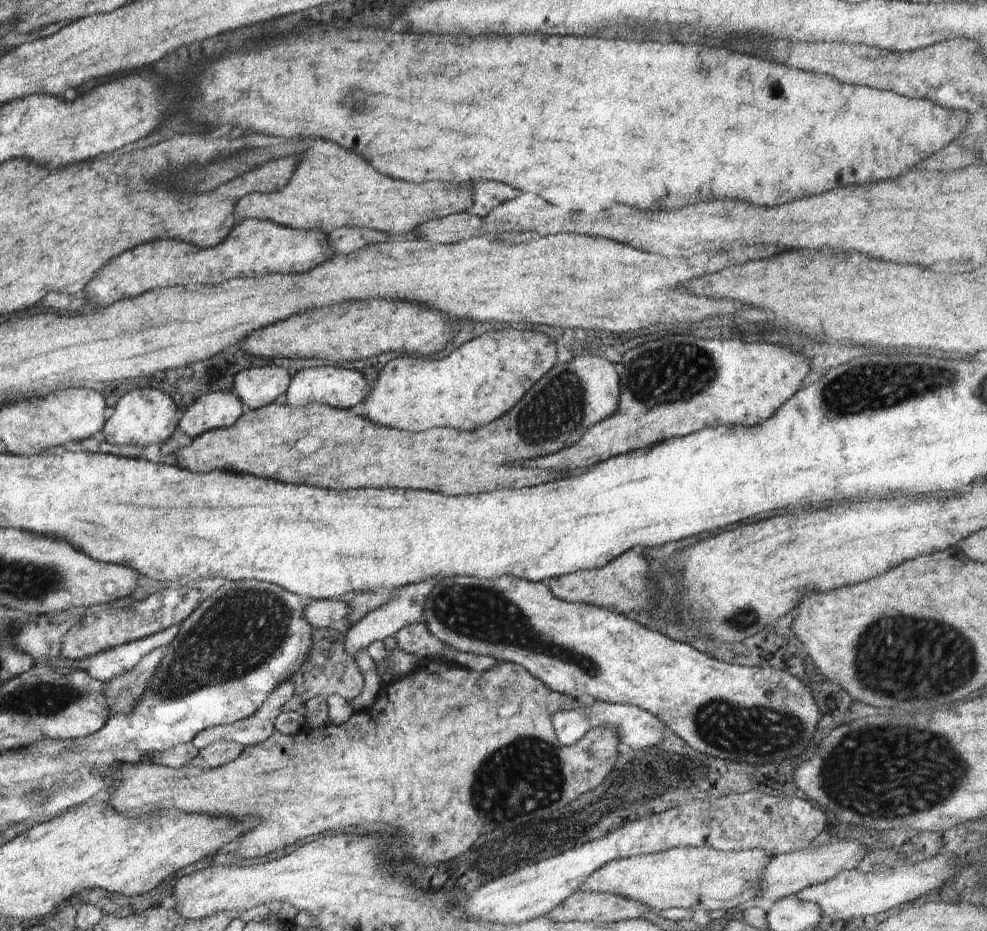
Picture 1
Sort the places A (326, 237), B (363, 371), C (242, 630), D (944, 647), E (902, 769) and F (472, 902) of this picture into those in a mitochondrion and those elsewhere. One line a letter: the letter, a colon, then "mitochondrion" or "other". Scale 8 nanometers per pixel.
A: other
B: other
C: mitochondrion
D: mitochondrion
E: mitochondrion
F: other

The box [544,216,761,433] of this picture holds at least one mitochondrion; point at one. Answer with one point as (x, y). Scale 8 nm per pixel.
(645, 378)

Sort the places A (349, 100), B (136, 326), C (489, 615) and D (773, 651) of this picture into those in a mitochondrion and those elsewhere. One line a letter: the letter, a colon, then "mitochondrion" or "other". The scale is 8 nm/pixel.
A: mitochondrion
B: mitochondrion
C: mitochondrion
D: other

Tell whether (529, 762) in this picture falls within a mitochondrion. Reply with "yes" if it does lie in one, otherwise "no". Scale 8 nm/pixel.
yes

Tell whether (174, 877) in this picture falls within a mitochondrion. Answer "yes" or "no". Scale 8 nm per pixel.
no

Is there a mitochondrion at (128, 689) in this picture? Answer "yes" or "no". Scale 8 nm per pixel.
yes

